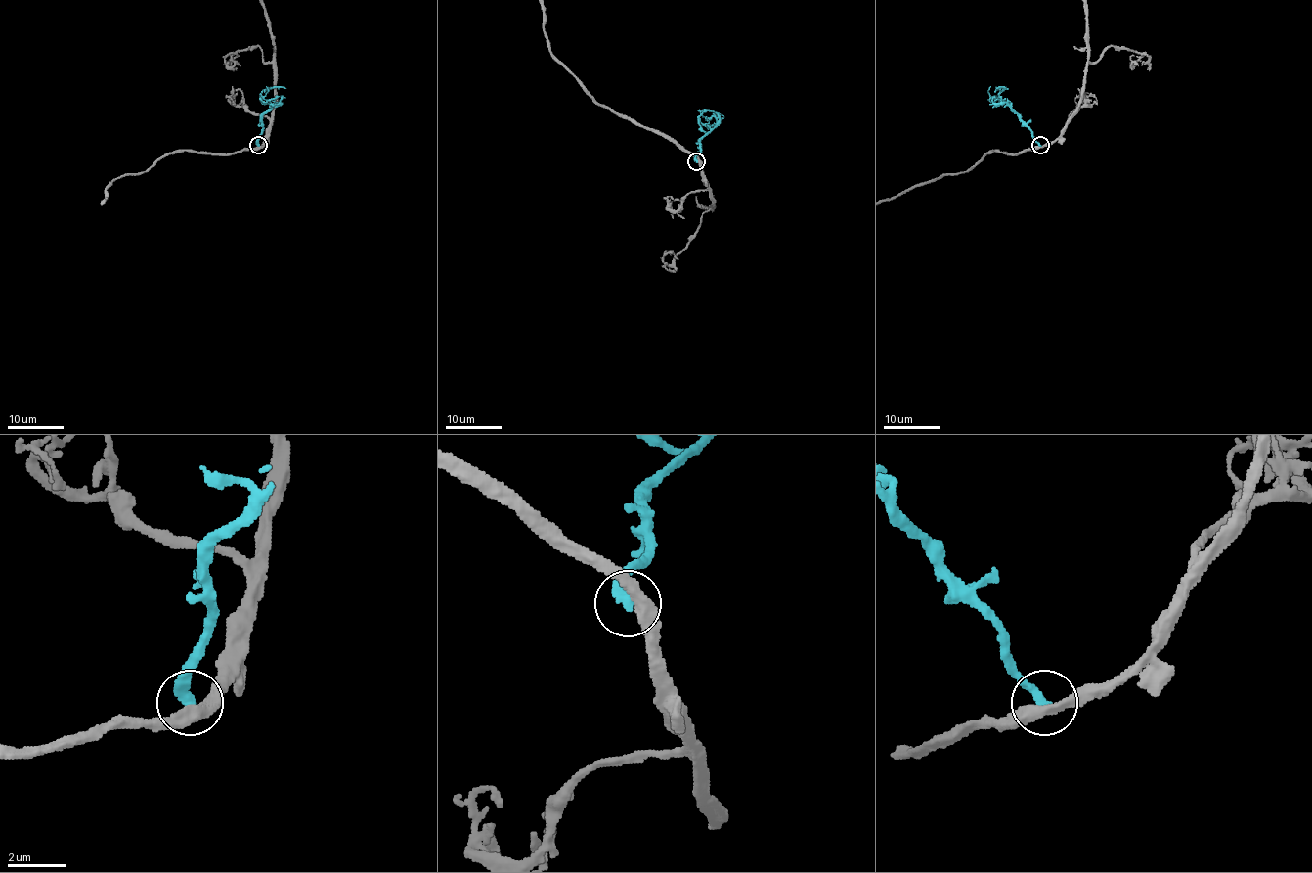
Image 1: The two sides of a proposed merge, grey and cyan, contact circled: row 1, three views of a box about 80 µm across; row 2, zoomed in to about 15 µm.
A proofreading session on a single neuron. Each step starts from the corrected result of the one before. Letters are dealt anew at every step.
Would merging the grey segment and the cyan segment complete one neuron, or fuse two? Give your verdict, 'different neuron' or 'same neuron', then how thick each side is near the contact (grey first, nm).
different neuron | 400/360 nm

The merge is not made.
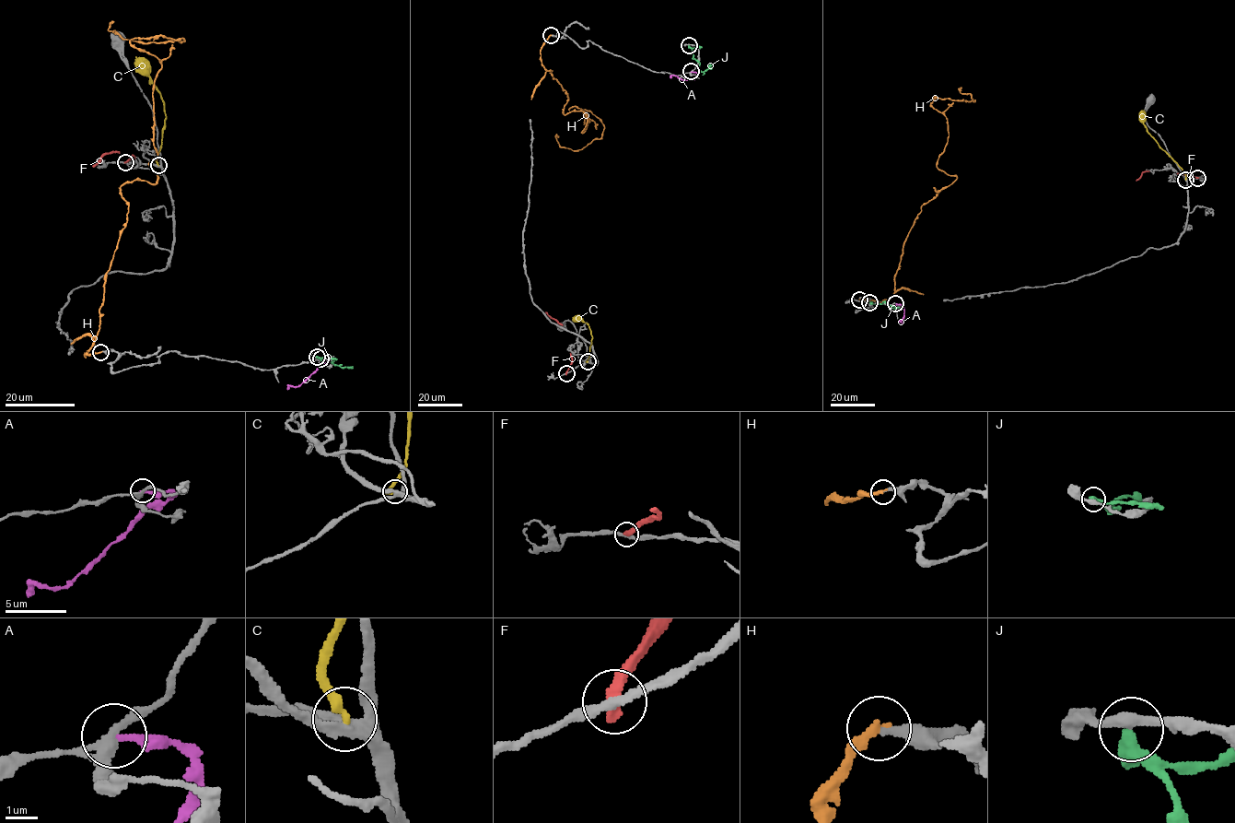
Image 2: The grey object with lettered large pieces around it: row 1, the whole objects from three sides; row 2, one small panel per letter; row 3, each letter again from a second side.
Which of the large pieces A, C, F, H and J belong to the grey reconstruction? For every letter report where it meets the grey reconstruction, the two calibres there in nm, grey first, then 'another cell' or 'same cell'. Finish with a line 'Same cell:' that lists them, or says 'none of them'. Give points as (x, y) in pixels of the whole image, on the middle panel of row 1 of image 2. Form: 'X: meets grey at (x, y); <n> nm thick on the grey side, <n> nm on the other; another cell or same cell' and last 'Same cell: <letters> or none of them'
A: meets grey at (691, 71); 200 nm thick on the grey side, 220 nm on the other; another cell
C: meets grey at (588, 361); 300 nm thick on the grey side, 320 nm on the other; another cell
F: meets grey at (566, 373); 240 nm thick on the grey side, 420 nm on the other; another cell
H: meets grey at (551, 35); 240 nm thick on the grey side, 280 nm on the other; same cell
J: meets grey at (689, 45); 300 nm thick on the grey side, 480 nm on the other; another cell
Same cell: H

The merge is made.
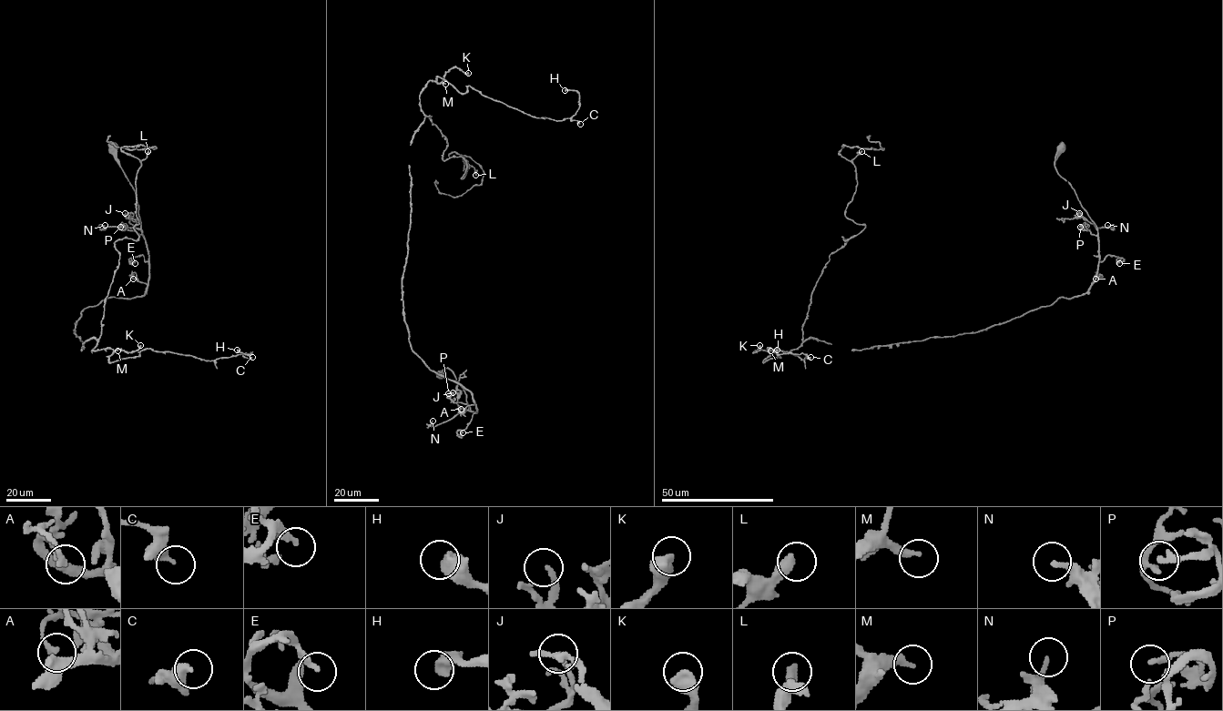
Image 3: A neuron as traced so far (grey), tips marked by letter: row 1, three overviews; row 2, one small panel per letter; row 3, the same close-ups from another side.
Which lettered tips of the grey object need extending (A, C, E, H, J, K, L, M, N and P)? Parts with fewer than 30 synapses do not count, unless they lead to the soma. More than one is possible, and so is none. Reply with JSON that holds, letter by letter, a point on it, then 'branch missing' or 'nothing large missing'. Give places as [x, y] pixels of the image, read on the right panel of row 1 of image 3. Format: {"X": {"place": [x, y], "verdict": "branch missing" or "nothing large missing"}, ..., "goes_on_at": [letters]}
{"A": {"place": [1095, 279], "verdict": "nothing large missing"}, "C": {"place": [810, 357], "verdict": "nothing large missing"}, "E": {"place": [1119, 263], "verdict": "nothing large missing"}, "H": {"place": [777, 350], "verdict": "nothing large missing"}, "J": {"place": [1079, 213], "verdict": "nothing large missing"}, "K": {"place": [759, 345], "verdict": "nothing large missing"}, "L": {"place": [861, 151], "verdict": "nothing large missing"}, "M": {"place": [770, 350], "verdict": "nothing large missing"}, "N": {"place": [1107, 225], "verdict": "nothing large missing"}, "P": {"place": [1080, 227], "verdict": "nothing large missing"}, "goes_on_at": []}

